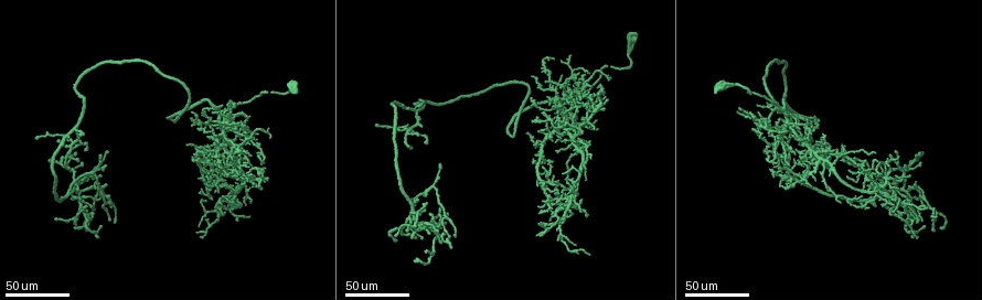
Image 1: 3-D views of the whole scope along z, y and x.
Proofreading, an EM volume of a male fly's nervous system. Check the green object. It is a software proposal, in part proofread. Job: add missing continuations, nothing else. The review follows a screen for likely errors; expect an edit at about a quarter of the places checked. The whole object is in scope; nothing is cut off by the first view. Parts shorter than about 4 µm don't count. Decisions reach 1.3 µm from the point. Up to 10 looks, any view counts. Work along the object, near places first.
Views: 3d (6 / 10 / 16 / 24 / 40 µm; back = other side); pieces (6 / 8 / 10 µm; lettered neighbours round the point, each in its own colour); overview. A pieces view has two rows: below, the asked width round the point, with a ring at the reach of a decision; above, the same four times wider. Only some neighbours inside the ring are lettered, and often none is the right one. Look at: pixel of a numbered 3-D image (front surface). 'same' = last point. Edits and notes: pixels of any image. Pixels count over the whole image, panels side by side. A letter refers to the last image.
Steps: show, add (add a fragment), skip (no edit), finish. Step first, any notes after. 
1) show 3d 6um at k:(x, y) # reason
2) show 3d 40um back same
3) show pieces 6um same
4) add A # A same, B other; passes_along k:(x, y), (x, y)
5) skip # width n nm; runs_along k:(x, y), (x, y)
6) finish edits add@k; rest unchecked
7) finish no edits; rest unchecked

show 3d 40um at 1:(892, 183) # free end

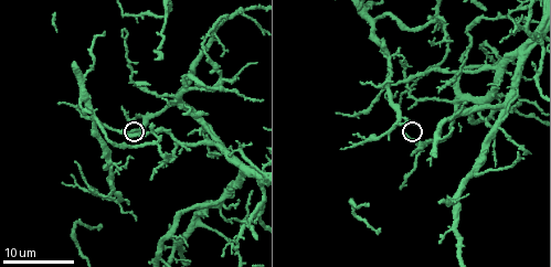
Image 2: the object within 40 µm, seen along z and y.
show pieces 8um at 2:(404, 128)

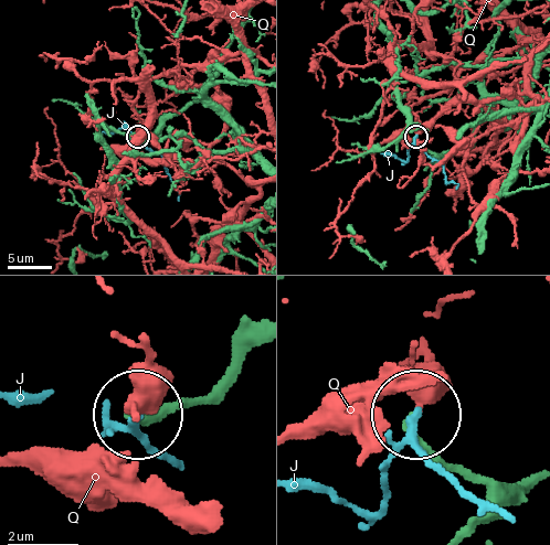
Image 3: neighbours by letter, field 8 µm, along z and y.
skip # J other, Q other; no lettered fragment goes on from it

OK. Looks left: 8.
show 3d 24um at 2:(105, 31) # free end

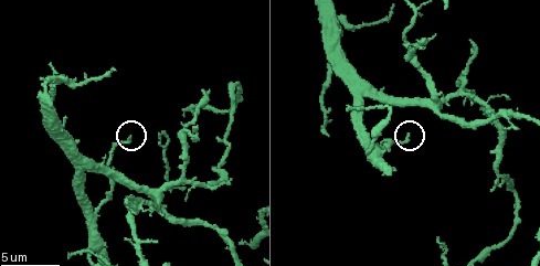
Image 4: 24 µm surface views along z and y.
show pieces 8um at 4:(129, 138)

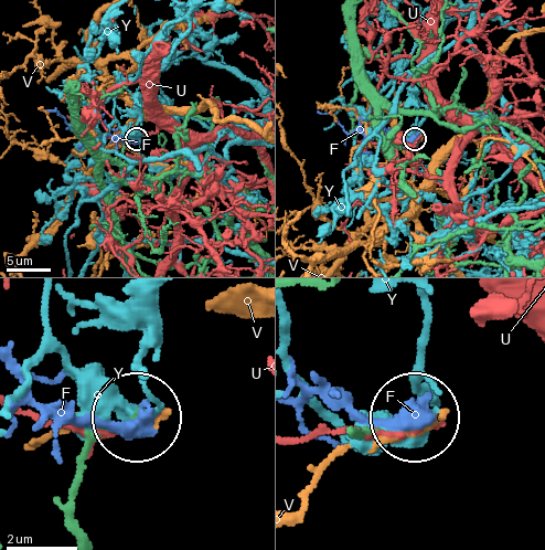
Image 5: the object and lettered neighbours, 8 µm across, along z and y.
skip # F other, U other, V other, Y other; runs_along 5:(76, 536), (71, 500), (83, 455), (130, 423); no lettered fragment goes on from it

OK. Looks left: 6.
show 3d 40um at 1:(542, 130) # branch stops here

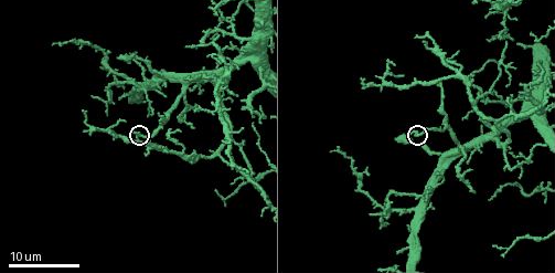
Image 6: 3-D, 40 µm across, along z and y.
show pieces 8um at 6:(410, 134) # what lies round it

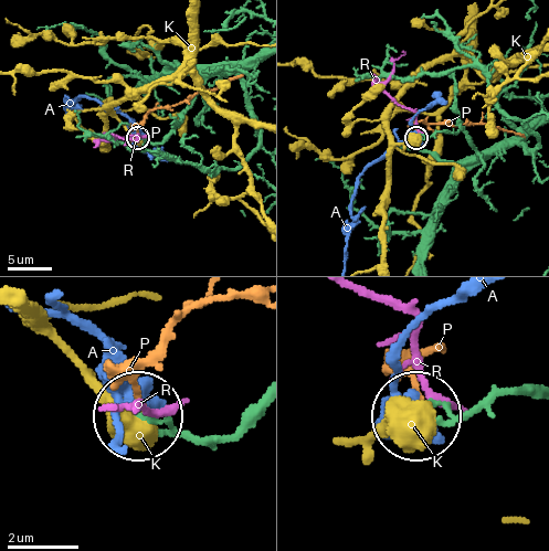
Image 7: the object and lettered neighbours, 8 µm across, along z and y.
skip # width 140 nm; A other, K other, P other, R other; none of them fits

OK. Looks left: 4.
show 3d 40um at 1:(814, 116) # branch stops here

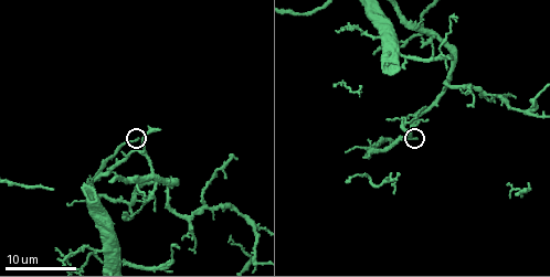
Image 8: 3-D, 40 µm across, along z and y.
show pieces 6um at 8:(417, 138)

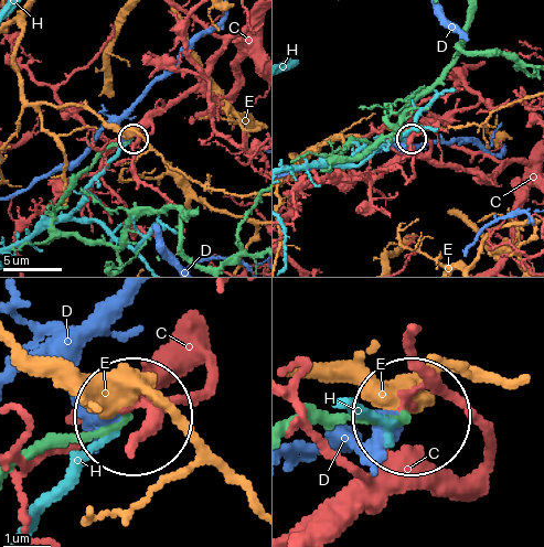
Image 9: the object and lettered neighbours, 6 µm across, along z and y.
skip # width 170 nm; C other, D other, E other, H other; runs_along 9:(125, 238), (61, 233), (52, 213), (105, 151), (130, 140); none of them fits

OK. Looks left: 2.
show 3d 24um at 1:(537, 87) # an open end

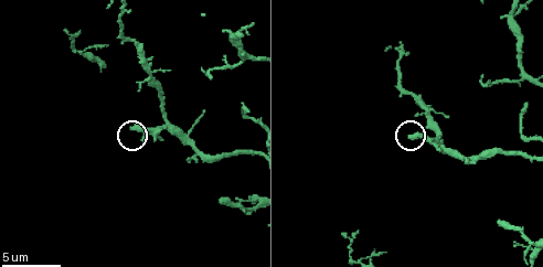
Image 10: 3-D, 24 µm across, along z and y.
show pieces 6um at 10:(410, 139)

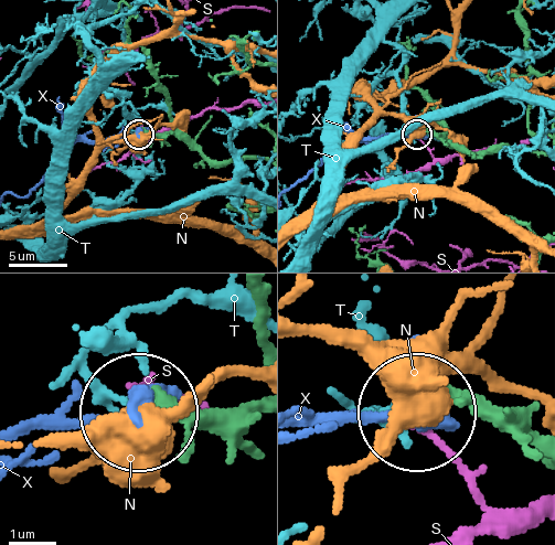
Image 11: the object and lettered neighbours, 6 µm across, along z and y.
skip # N other, S other, T other, X other; no lettered fragment goes on from it

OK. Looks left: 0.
finish no edits; rest unchecked

